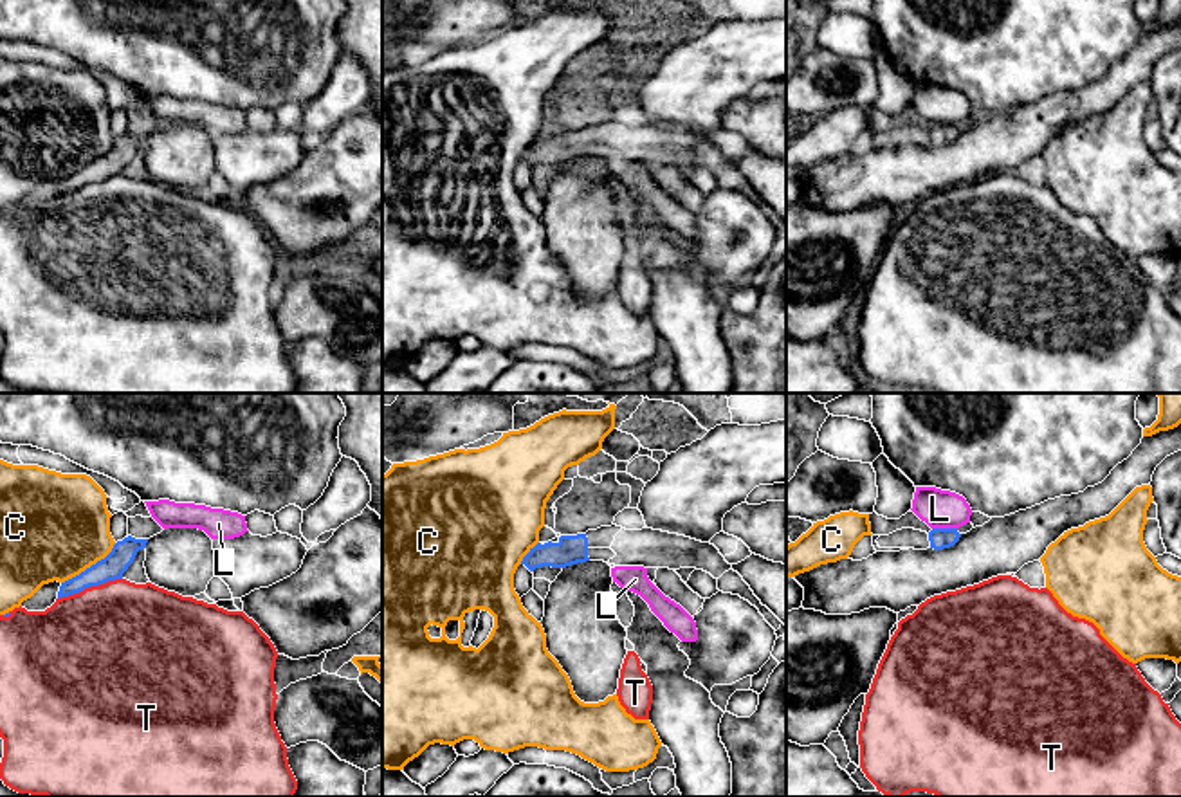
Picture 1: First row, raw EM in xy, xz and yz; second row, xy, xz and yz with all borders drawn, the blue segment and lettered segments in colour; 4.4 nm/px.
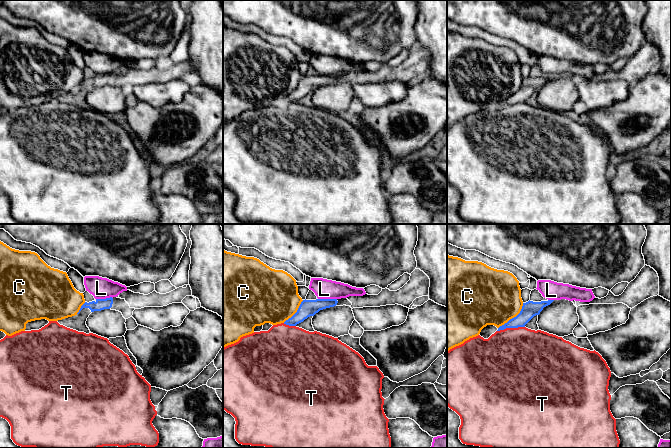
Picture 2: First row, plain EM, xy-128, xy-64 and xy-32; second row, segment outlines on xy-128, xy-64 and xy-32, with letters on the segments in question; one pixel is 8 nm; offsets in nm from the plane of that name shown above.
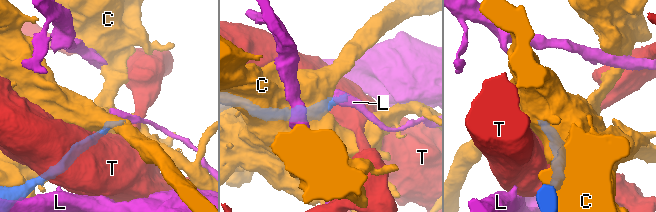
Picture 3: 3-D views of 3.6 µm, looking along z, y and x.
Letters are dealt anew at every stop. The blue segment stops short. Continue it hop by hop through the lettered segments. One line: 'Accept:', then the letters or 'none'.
Accept: none

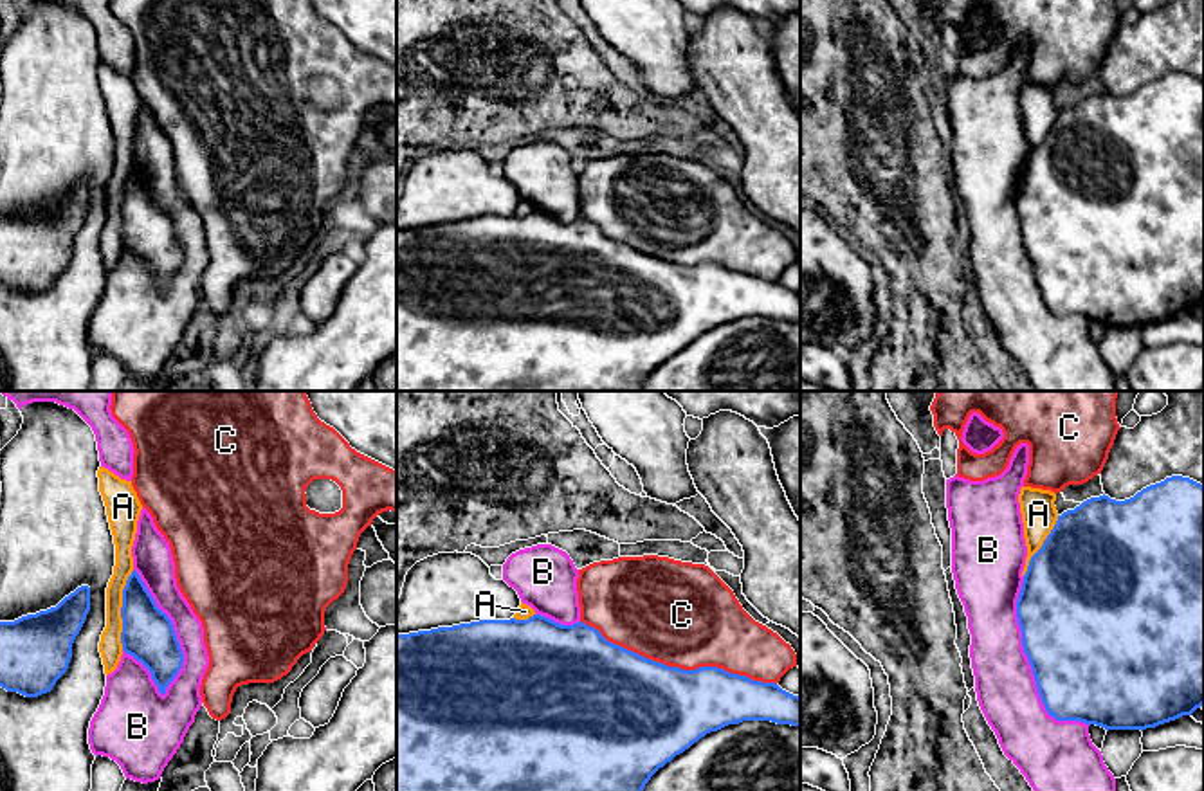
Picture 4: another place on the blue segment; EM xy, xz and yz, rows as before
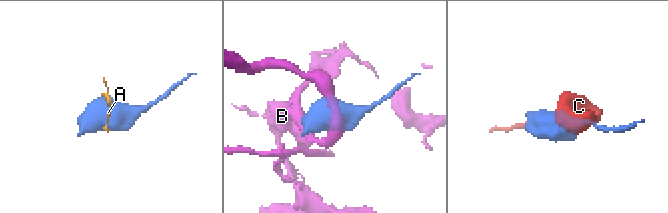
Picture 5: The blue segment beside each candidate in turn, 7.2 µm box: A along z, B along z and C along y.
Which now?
Accept: none

